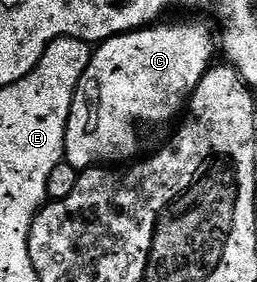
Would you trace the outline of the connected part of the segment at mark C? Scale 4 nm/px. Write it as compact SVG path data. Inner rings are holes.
M202 21L162 24L166 23L135 29L133 33L119 33L118 36L101 42L91 52L88 67L72 99L72 111L66 128L64 161L72 167L81 171L106 167L111 163L133 162L143 152L142 145L148 144L157 135L158 128L168 124L174 116L177 118L187 108L194 88L200 83L200 79L204 79L215 60L216 37L215 34L214 37L210 34L209 27Z

